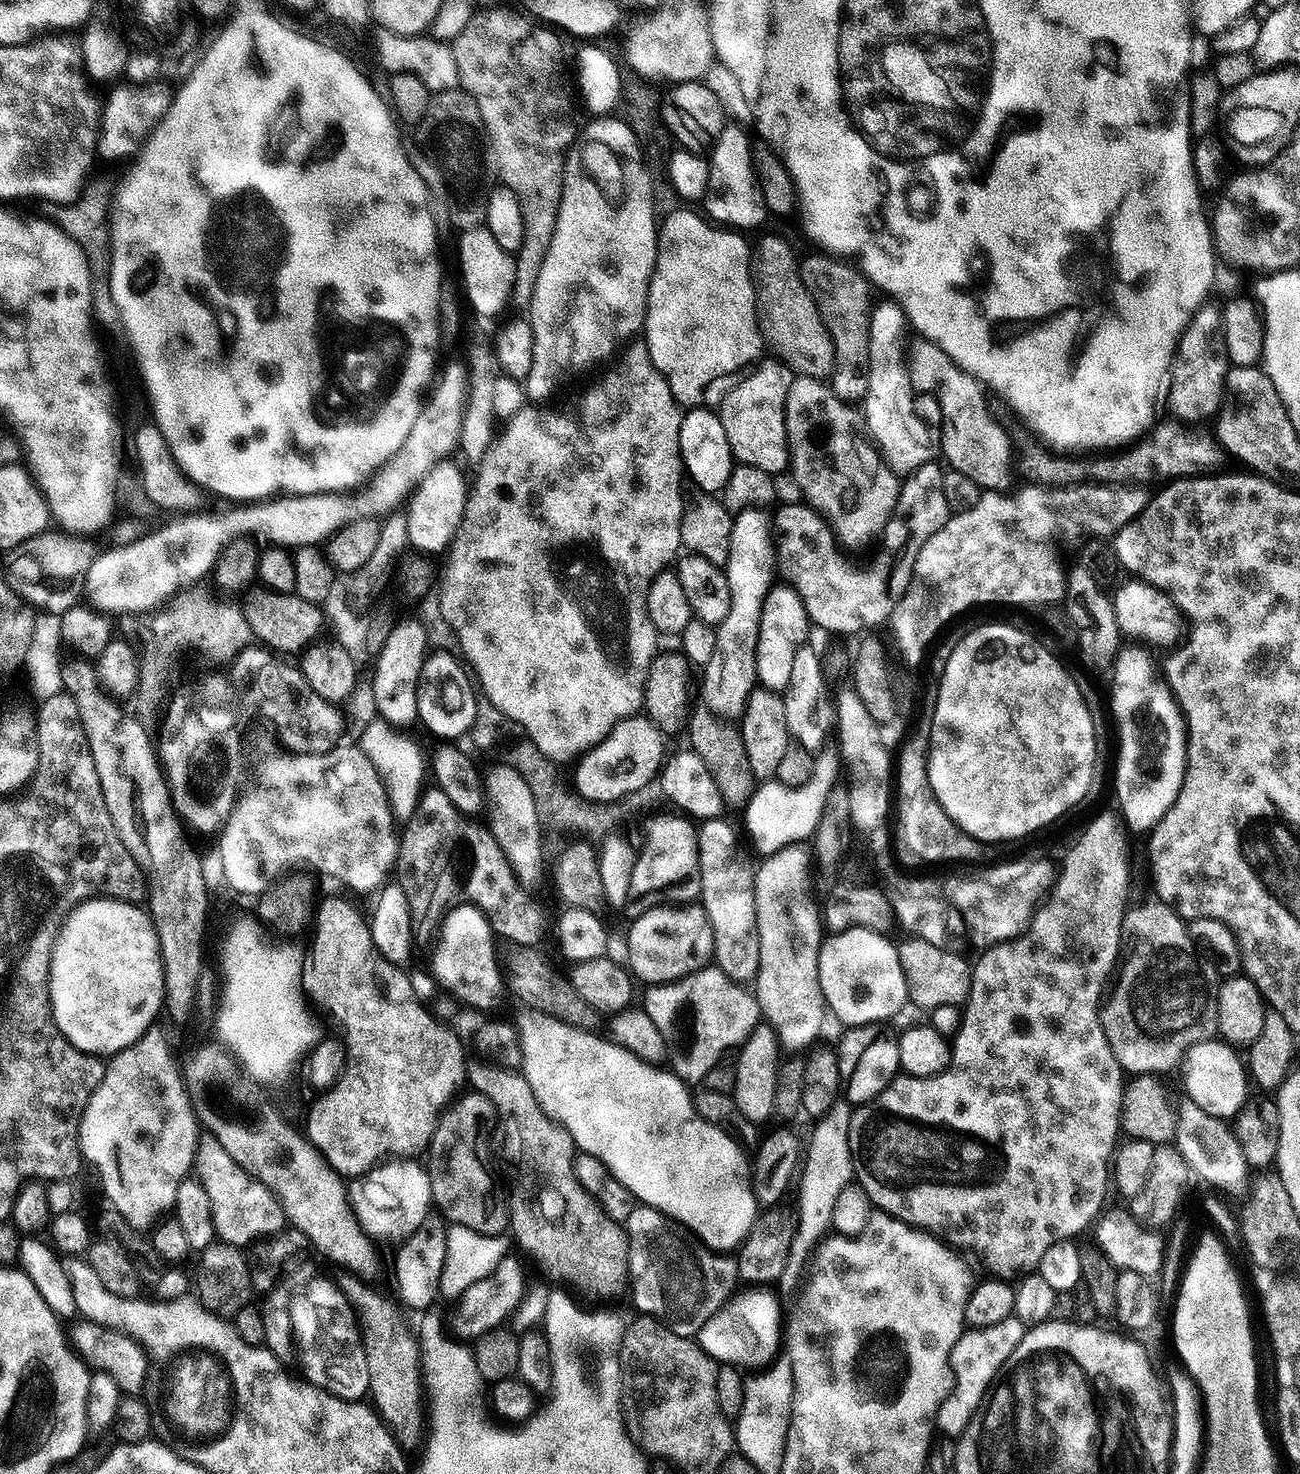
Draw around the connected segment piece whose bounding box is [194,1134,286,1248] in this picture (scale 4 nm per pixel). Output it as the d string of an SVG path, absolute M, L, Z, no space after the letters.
M204 1134L196 1141L194 1172L206 1190L211 1204L212 1226L223 1243L245 1247L246 1240L262 1240L278 1234L286 1224L280 1201L261 1183L253 1179L212 1135Z

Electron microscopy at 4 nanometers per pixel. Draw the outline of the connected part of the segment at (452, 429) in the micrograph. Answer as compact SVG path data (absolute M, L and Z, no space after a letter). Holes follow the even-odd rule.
M462 362L448 364L444 370L441 369L440 375L428 399L421 407L414 426L410 428L410 434L407 435L403 447L399 448L387 464L373 473L373 477L361 490L346 495L343 493L304 496L290 494L286 497L279 496L261 501L257 505L258 528L270 539L268 541L292 550L301 546L318 546L352 521L377 519L395 511L426 473L441 460L447 459L452 454L450 452L454 452L459 445L462 414L467 396L467 365ZM400 502L401 504L398 504Z

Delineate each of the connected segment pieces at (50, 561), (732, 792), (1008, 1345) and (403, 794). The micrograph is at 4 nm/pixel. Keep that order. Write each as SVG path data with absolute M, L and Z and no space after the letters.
M45 531L36 537L31 545L36 560L21 562L20 573L14 576L14 587L33 609L61 613L81 599L88 565L94 556L84 549L84 544L80 541L83 539L79 535L52 531Z
M707 706L693 707L686 725L686 737L691 751L706 764L706 769L717 783L723 803L730 809L743 809L754 791L754 777L750 770L750 761L746 758L746 749L740 737L739 727L723 716L709 710Z
M1007 1316L995 1326L985 1328L968 1328L960 1333L958 1342L952 1348L950 1362L952 1364L952 1389L950 1394L941 1402L940 1409L935 1418L935 1427L940 1428L951 1438L958 1438L966 1430L970 1418L975 1414L976 1408L982 1402L986 1390L992 1384L999 1368L1006 1358L1014 1352L1014 1346L1022 1342L1026 1326L1015 1316Z
M376 718L358 738L359 747L364 749L366 758L370 758L374 770L380 775L388 795L389 806L400 822L407 822L414 814L416 804L420 801L420 793L425 787L424 776L426 780L426 752L424 756L423 750L404 732L407 731Z

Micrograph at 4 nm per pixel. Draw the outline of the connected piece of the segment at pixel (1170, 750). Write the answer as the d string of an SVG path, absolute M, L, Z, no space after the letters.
M1121 647L1116 654L1112 674L1113 714L1120 720L1128 720L1140 712L1141 718L1148 720L1148 728L1152 731L1128 732L1120 744L1120 753L1116 756L1116 800L1120 803L1118 812L1125 825L1128 823L1132 828L1151 830L1164 817L1166 810L1170 810L1174 798L1178 798L1186 767L1186 720L1167 680L1158 671L1158 664L1152 661L1152 656L1146 649Z

